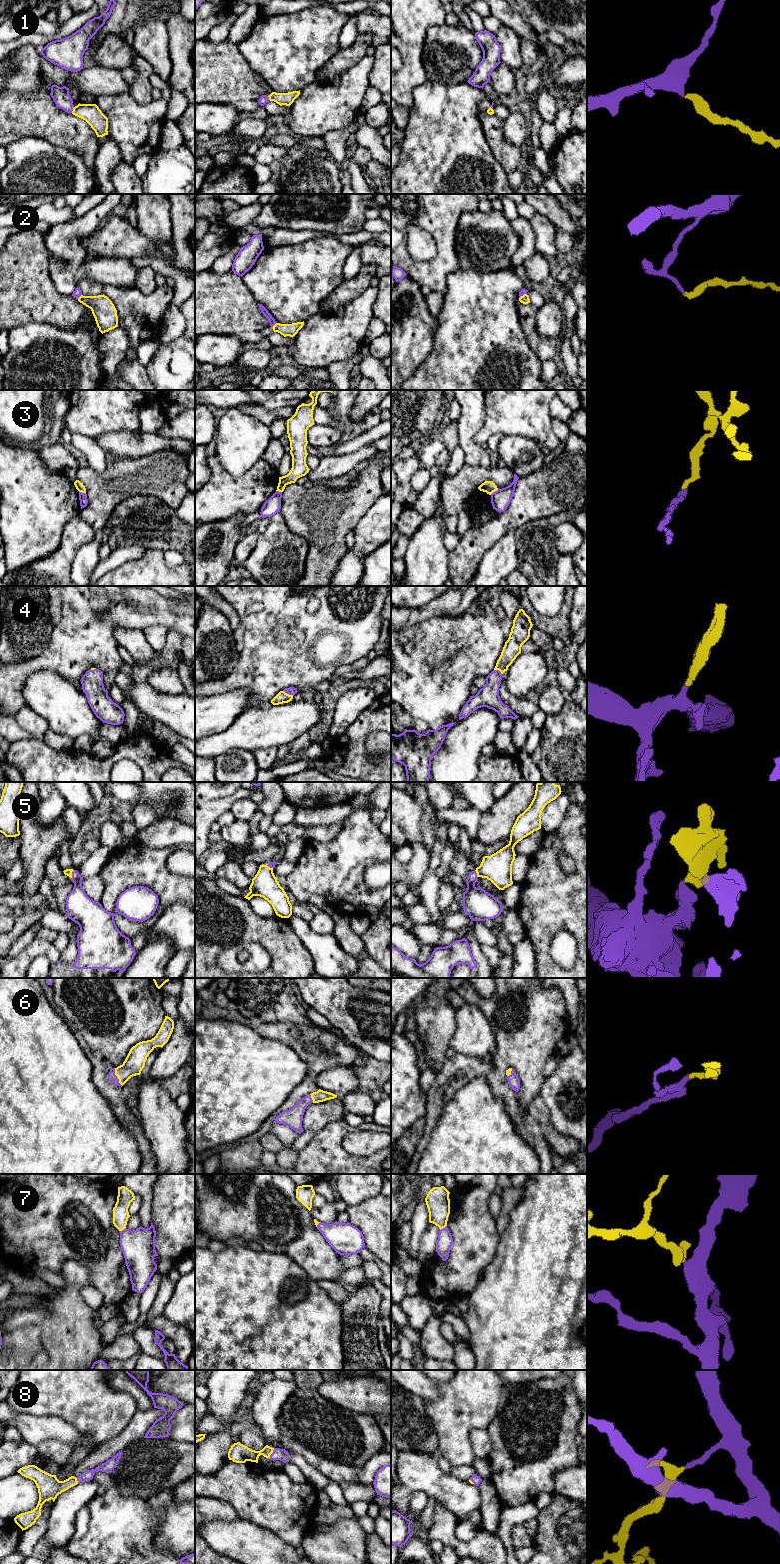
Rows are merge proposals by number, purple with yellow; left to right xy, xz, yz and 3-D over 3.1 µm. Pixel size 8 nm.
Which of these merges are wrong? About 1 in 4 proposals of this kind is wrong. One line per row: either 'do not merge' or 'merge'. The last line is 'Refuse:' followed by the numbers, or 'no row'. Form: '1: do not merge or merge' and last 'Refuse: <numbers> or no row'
1: merge
2: do not merge
3: do not merge
4: merge
5: merge
6: merge
7: merge
8: merge
Refuse: 2, 3

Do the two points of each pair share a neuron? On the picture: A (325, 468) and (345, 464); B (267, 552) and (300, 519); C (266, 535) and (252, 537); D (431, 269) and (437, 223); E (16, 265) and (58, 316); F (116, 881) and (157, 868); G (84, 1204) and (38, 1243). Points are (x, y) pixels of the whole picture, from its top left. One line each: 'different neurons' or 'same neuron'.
A: same neuron
B: different neurons
C: different neurons
D: same neuron
E: same neuron
F: same neuron
G: same neuron

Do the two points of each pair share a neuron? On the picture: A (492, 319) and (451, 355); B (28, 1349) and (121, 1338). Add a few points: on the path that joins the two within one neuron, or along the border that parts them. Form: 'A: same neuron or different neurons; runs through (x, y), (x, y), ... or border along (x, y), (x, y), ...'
A: same neuron; runs through (482, 329), (461, 350)
B: different neurons; border along (105, 1346), (99, 1358)

